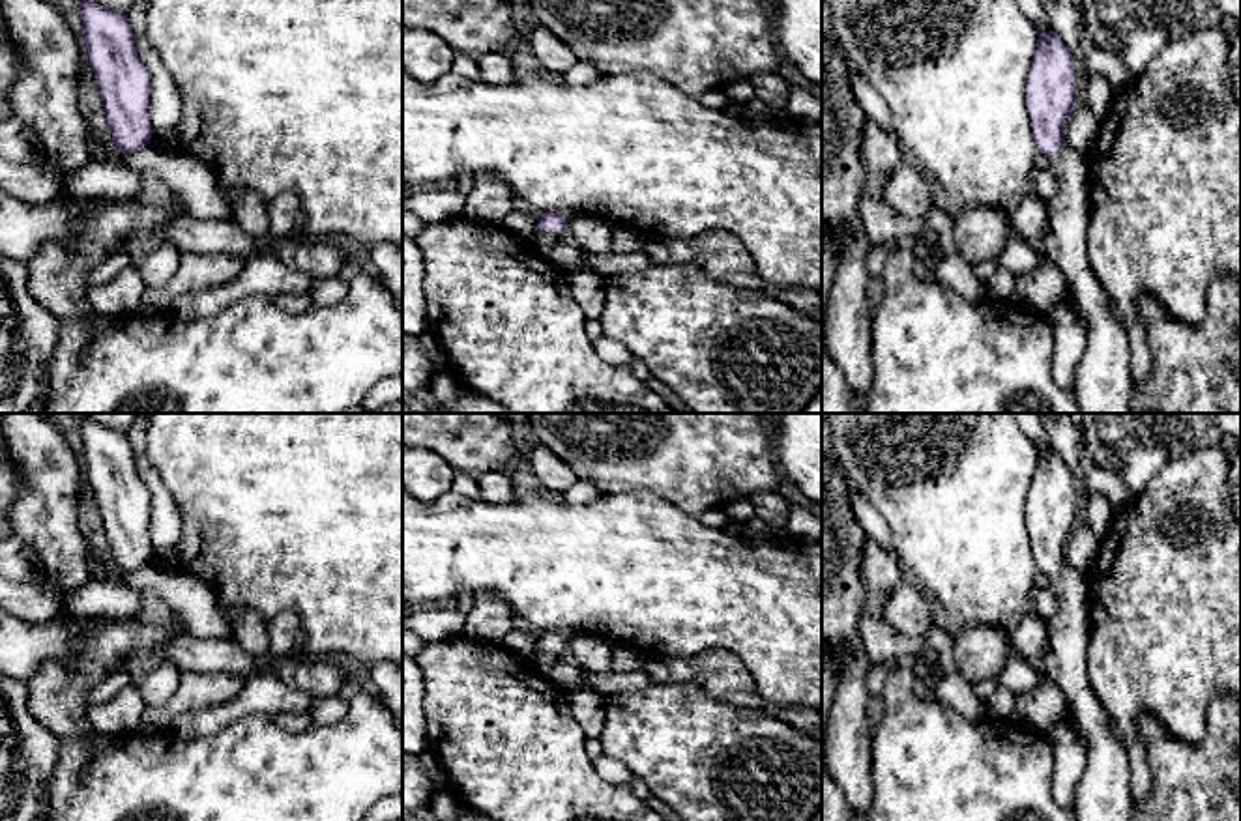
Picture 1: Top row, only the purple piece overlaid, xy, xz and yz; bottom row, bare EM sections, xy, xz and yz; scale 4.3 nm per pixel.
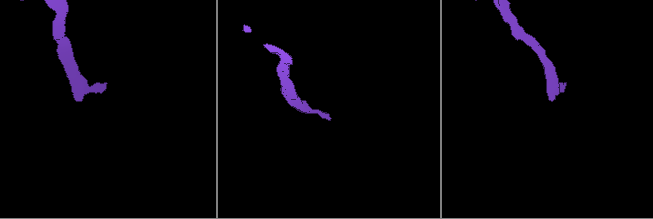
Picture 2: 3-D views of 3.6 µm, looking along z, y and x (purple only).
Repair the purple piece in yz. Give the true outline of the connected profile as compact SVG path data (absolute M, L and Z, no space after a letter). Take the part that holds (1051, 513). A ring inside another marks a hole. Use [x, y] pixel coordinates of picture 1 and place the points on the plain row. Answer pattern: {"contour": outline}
{"contour": "M1037 445L1037 454L1026 503L1028 533L1037 570L1050 578L1050 589L1058 597L1058 610L1046 621L1048 649L1041 666L1048 681L1061 690L1086 746L1086 767L1074 791L1074 817L1131 821L1134 804L1129 756L1088 677L1088 582L1067 567L1063 555L1076 526L1073 473L1056 451L1046 453Z"}

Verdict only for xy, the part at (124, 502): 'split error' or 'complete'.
complete

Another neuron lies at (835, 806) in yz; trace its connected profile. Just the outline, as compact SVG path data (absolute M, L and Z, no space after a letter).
M822 763L822 821L855 821L857 815Z

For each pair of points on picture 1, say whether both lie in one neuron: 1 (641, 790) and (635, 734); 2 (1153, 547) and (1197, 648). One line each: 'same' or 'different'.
1: different
2: same

